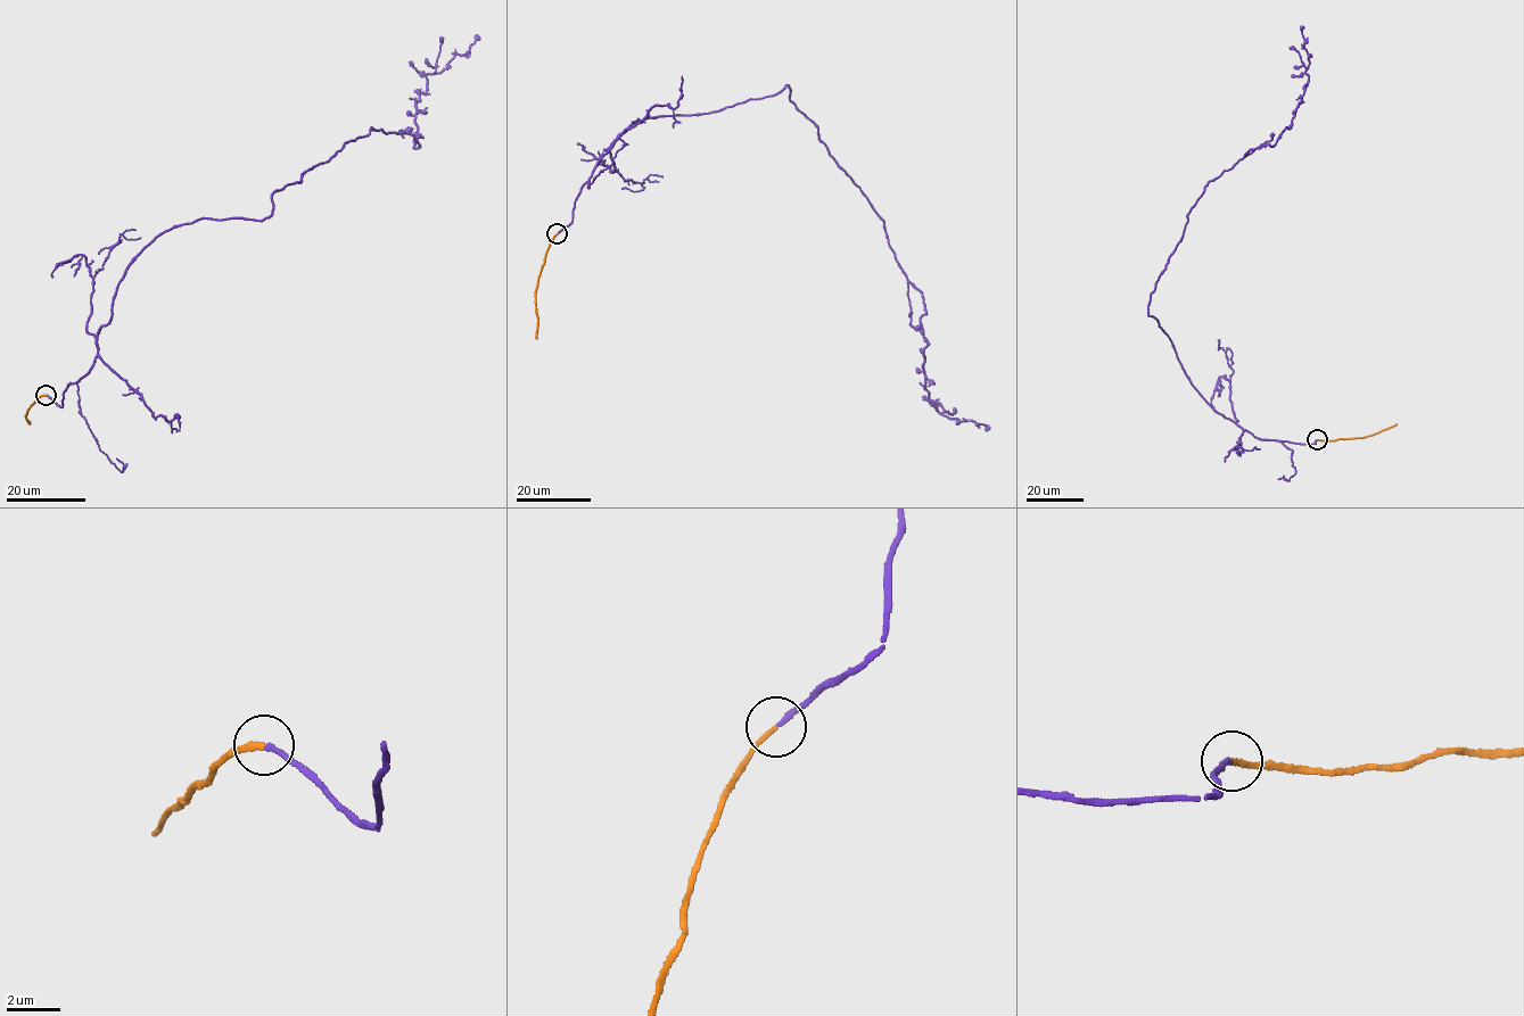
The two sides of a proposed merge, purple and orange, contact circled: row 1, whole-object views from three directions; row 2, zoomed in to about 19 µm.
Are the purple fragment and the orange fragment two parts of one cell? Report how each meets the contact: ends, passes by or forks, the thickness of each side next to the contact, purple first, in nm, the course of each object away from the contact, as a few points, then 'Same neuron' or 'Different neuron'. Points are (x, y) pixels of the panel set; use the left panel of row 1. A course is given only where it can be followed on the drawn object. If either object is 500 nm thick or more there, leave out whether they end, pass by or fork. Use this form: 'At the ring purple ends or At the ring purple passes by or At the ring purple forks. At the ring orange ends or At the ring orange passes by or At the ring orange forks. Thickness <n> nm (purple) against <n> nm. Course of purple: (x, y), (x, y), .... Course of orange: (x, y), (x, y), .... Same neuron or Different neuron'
At the ring purple ends. At the ring orange ends. Thickness 190 nm (purple) against 170 nm. Course of purple: (44, 395), (62, 406), (89, 370), (156, 237), (270, 216), (370, 127), (415, 148), (427, 75), (476, 34). Course of orange: (44, 395), (31, 405), (25, 415), (29, 423). Same neuron

